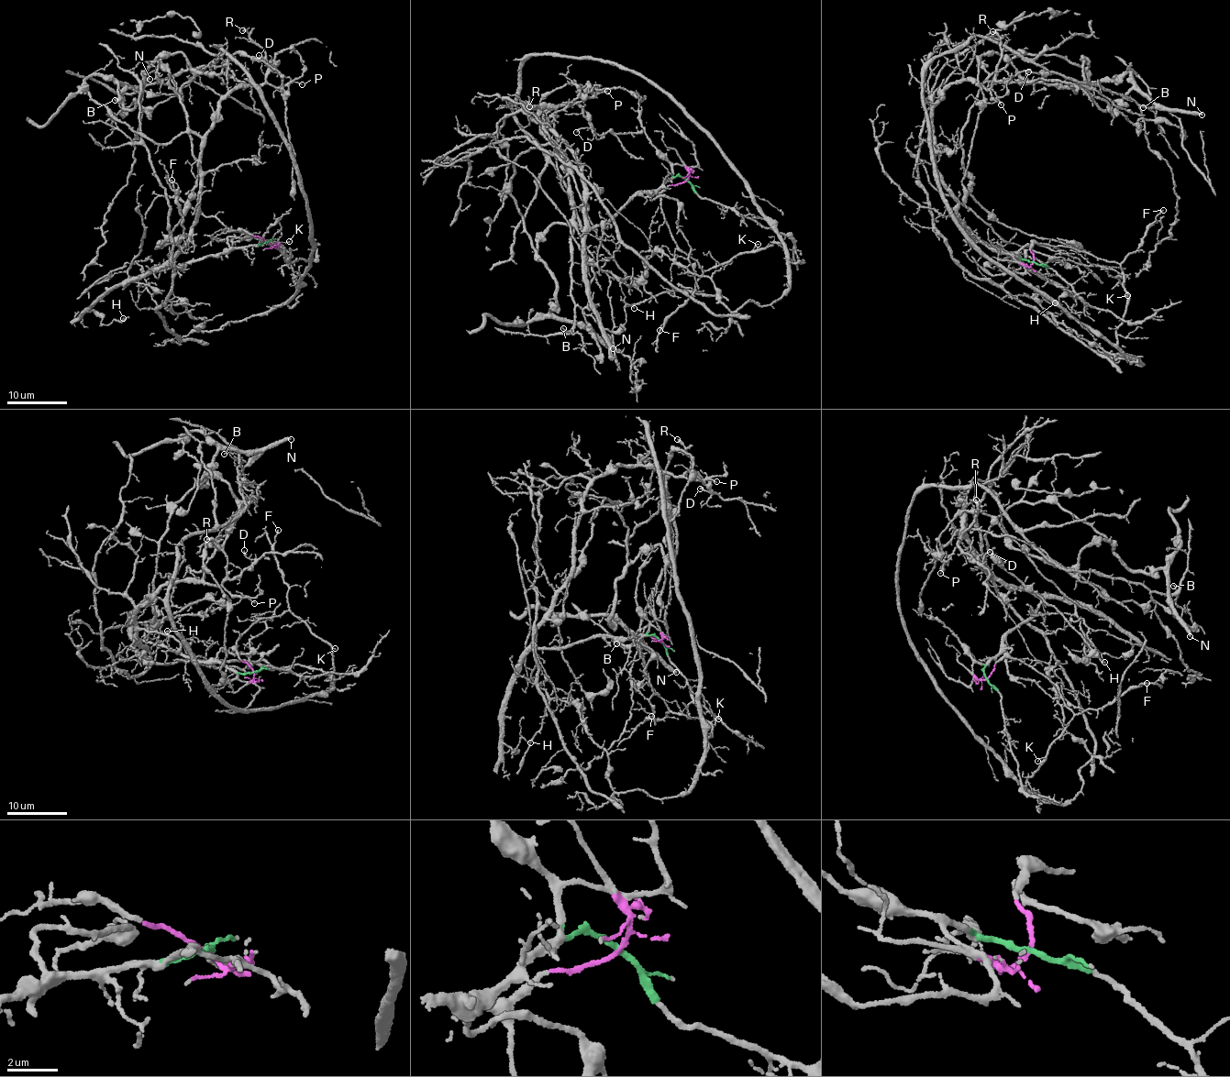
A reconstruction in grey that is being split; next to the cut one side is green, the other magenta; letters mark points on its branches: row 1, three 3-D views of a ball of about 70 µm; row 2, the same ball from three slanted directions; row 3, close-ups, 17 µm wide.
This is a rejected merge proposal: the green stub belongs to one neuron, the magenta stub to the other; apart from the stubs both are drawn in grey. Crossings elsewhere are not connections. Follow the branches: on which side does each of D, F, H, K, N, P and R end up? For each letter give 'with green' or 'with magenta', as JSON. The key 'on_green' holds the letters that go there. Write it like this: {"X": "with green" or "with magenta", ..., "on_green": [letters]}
{"D": "with green", "F": "with magenta", "H": "with green", "K": "with magenta", "N": "with magenta", "P": "with green", "R": "with green", "on_green": ["D", "H", "P", "R"]}

